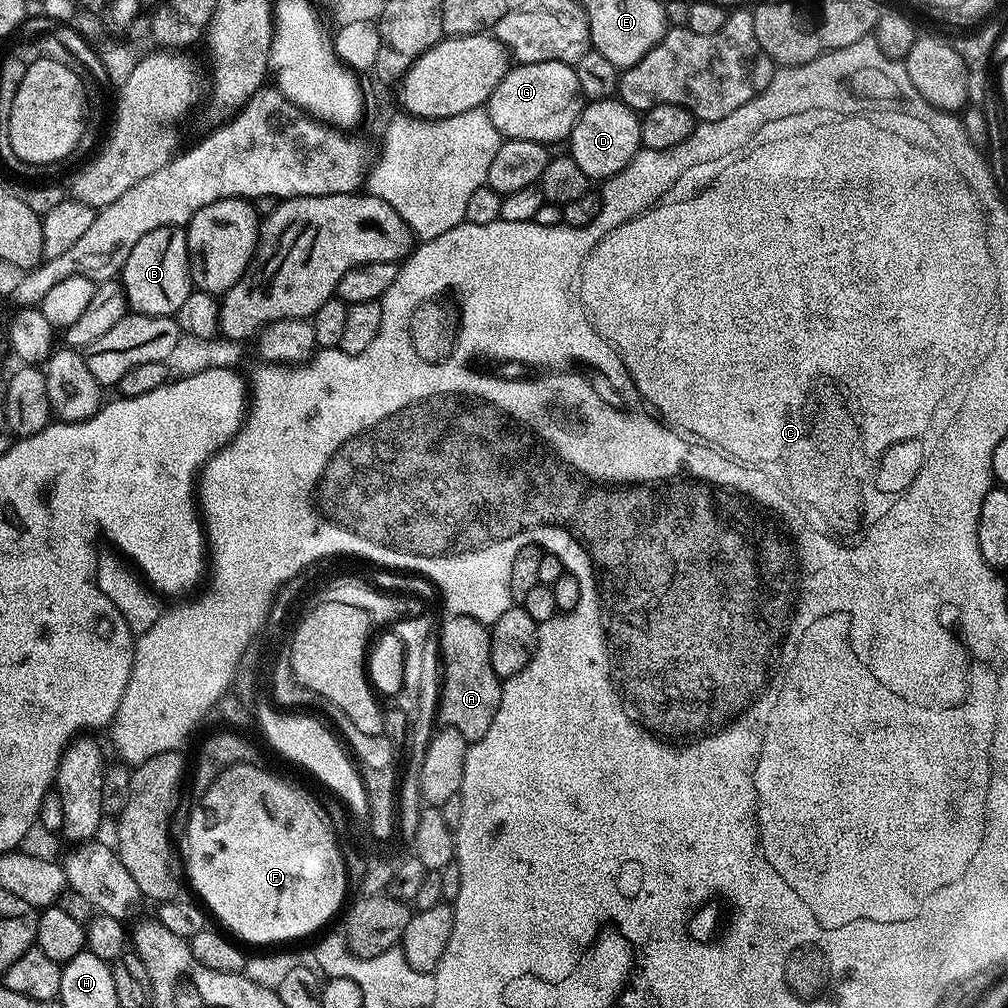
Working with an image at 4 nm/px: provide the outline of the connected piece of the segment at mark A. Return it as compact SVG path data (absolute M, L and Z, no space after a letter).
M445 615L444 625L439 625L439 663L442 665L442 681L440 684L438 720L441 725L458 730L462 738L475 742L490 730L490 722L500 709L502 698L502 681L494 674L494 666L490 666L490 631L482 622L469 616Z

